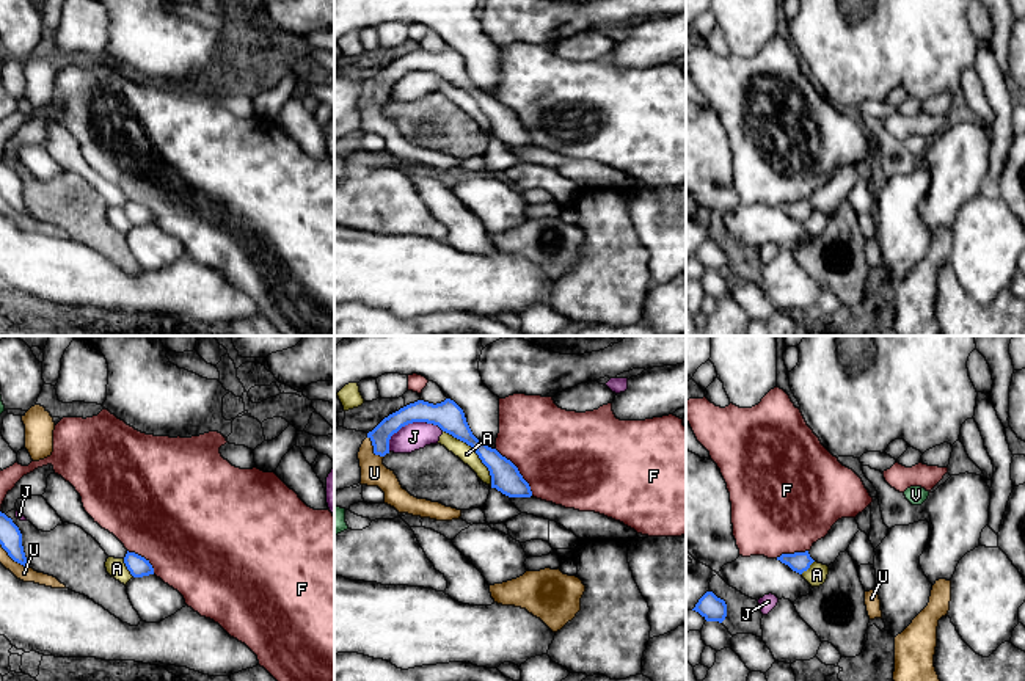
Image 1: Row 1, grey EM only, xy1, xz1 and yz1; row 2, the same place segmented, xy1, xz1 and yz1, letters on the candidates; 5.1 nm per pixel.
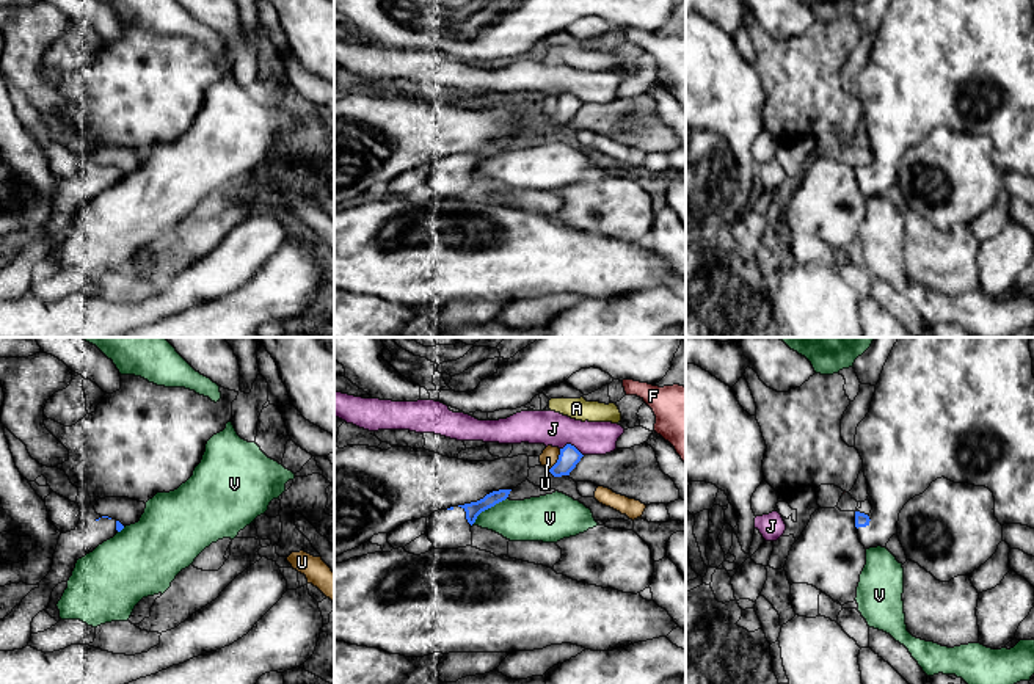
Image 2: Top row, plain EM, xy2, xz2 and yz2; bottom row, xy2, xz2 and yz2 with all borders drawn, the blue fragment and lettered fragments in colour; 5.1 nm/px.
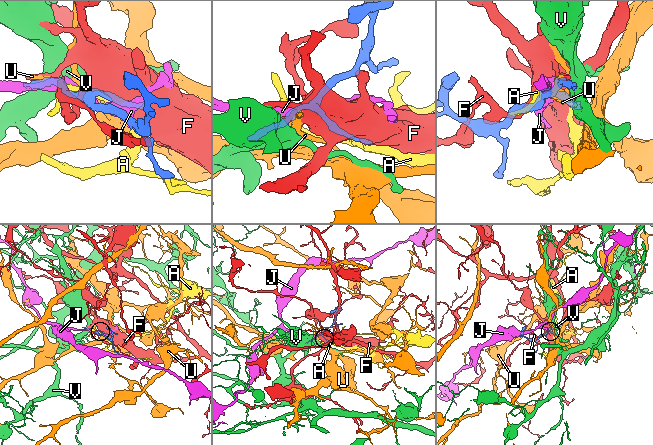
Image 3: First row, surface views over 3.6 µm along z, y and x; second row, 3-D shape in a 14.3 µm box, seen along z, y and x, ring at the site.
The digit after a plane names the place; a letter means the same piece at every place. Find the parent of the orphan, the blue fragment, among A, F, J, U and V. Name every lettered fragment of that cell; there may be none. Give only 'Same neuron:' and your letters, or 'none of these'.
Same neuron: none of these

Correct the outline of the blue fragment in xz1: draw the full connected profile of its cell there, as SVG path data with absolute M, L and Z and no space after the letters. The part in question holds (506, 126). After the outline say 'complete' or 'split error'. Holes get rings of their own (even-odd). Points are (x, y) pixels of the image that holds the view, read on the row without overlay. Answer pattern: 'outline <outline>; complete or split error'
outline M450 47L436 53L418 49L385 66L367 82L374 94L374 102L380 105L389 102L391 85L413 71L438 74L443 80L471 94L490 119L491 137L496 137L509 146L532 144L531 135L518 116L496 97L488 96L472 83L463 58Z; complete

